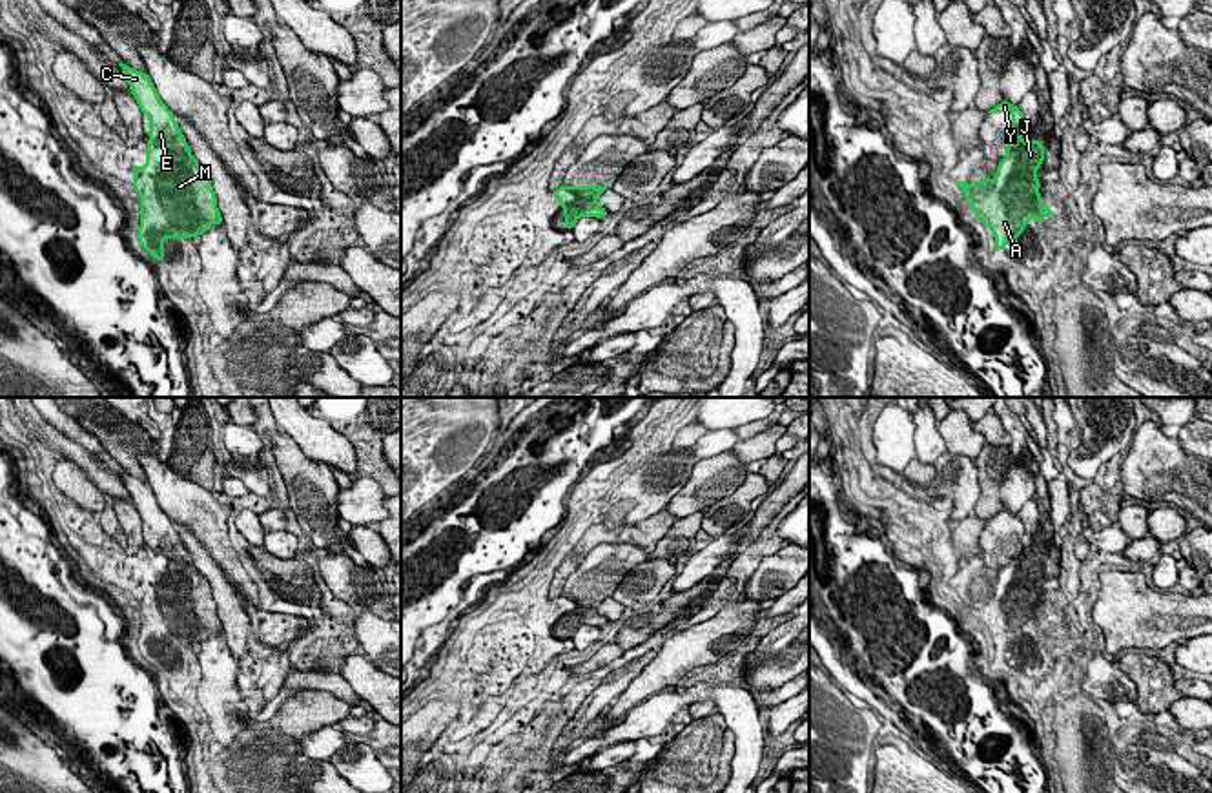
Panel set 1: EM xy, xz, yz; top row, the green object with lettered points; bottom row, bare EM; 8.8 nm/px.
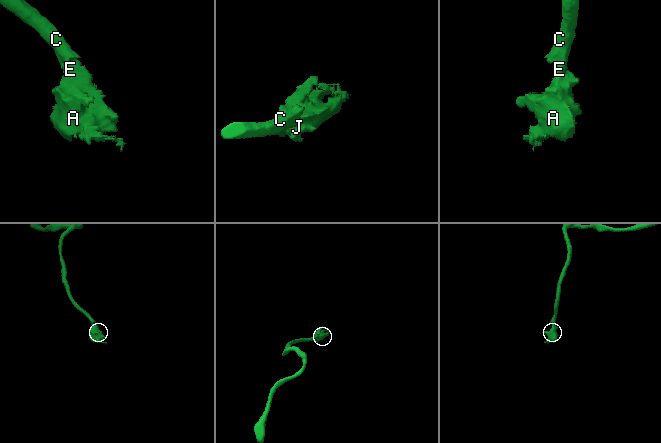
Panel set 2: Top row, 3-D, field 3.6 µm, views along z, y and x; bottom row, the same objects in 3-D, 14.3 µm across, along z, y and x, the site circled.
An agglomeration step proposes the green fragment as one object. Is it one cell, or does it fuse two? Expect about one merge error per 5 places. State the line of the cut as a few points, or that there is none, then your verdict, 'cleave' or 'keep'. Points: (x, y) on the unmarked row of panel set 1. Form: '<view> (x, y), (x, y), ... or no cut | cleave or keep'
xz (560, 595), (585, 606), (598, 604) | cleave

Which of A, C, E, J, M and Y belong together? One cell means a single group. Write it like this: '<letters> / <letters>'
A J M / C E Y

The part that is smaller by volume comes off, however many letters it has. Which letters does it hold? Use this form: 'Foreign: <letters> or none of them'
Foreign: A, J, M

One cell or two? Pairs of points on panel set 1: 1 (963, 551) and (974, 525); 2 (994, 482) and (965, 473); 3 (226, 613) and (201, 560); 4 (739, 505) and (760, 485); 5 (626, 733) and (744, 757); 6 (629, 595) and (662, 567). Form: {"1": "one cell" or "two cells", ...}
{"1": "one cell", "2": "two cells", "3": "one cell", "4": "one cell", "5": "one cell", "6": "one cell"}

